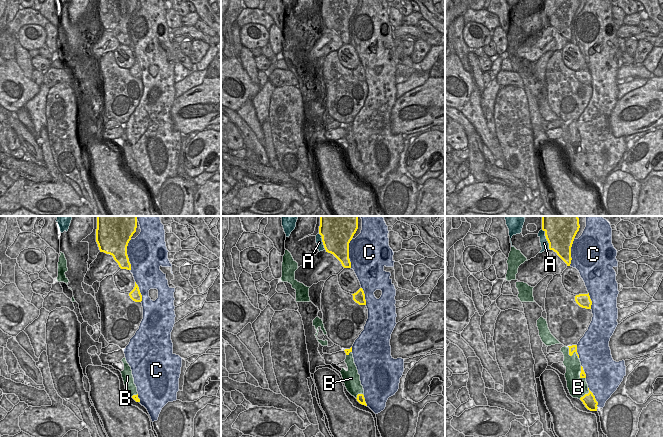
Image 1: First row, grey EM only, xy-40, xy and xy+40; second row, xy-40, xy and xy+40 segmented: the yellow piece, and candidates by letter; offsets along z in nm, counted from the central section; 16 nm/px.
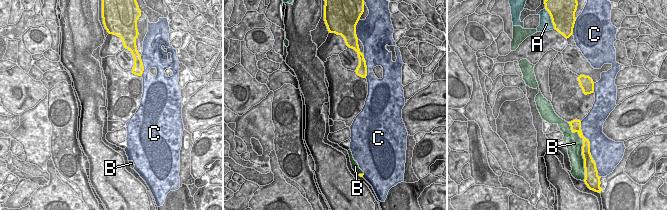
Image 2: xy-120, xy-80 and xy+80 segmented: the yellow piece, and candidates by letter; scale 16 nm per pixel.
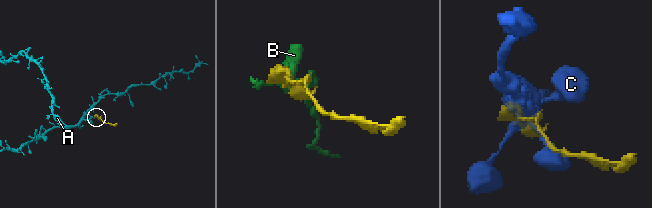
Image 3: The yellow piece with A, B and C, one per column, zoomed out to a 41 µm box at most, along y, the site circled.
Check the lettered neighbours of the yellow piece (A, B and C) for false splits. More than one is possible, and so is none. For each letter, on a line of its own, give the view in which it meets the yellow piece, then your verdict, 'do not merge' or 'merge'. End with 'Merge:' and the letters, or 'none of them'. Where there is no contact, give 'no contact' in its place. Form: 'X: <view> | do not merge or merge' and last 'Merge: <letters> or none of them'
A: xy+40 | do not merge
B: xy+40 | do not merge
C: xy-40 | do not merge
Merge: none of them

